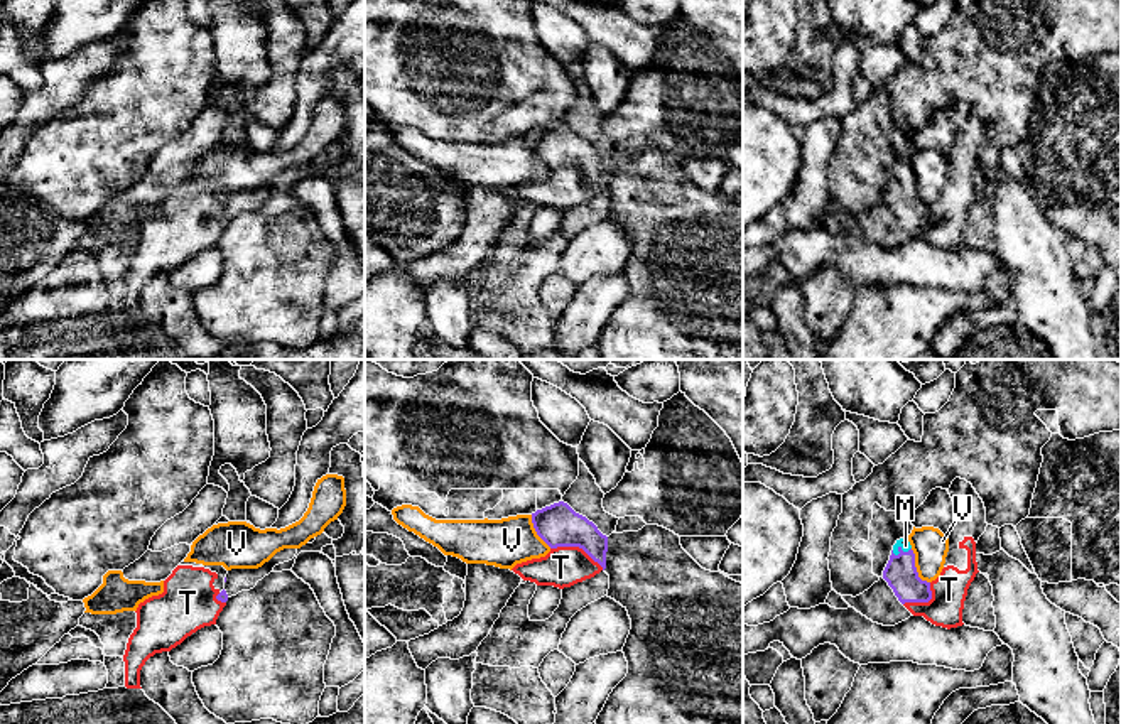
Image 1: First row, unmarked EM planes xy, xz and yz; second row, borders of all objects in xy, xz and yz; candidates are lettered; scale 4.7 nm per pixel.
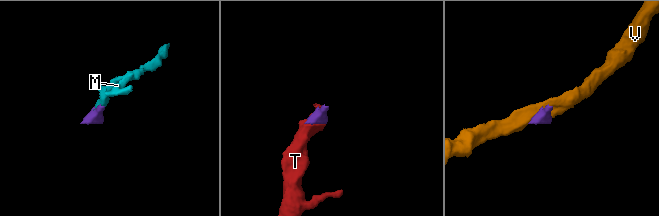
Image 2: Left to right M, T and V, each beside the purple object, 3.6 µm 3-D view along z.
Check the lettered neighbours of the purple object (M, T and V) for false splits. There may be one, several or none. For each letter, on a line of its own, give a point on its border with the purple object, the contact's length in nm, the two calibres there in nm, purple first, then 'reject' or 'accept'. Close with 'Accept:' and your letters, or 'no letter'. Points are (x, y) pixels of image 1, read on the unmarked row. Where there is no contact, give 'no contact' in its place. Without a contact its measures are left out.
M: meets purple in yz at (900, 174); contact 100 nm long; 160 nm thick on the purple side, 50 nm on the other; accept
T: meets purple in xz at (578, 167); contact 280 nm long; 200 nm thick on the purple side, 190 nm on the other; accept
V: meets purple in yz at (915, 189); contact 190 nm long; 160 nm thick on the purple side, 170 nm on the other; reject
Accept: M, T

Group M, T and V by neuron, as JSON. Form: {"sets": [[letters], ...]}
{"sets": [["M", "T"], ["V"]]}

